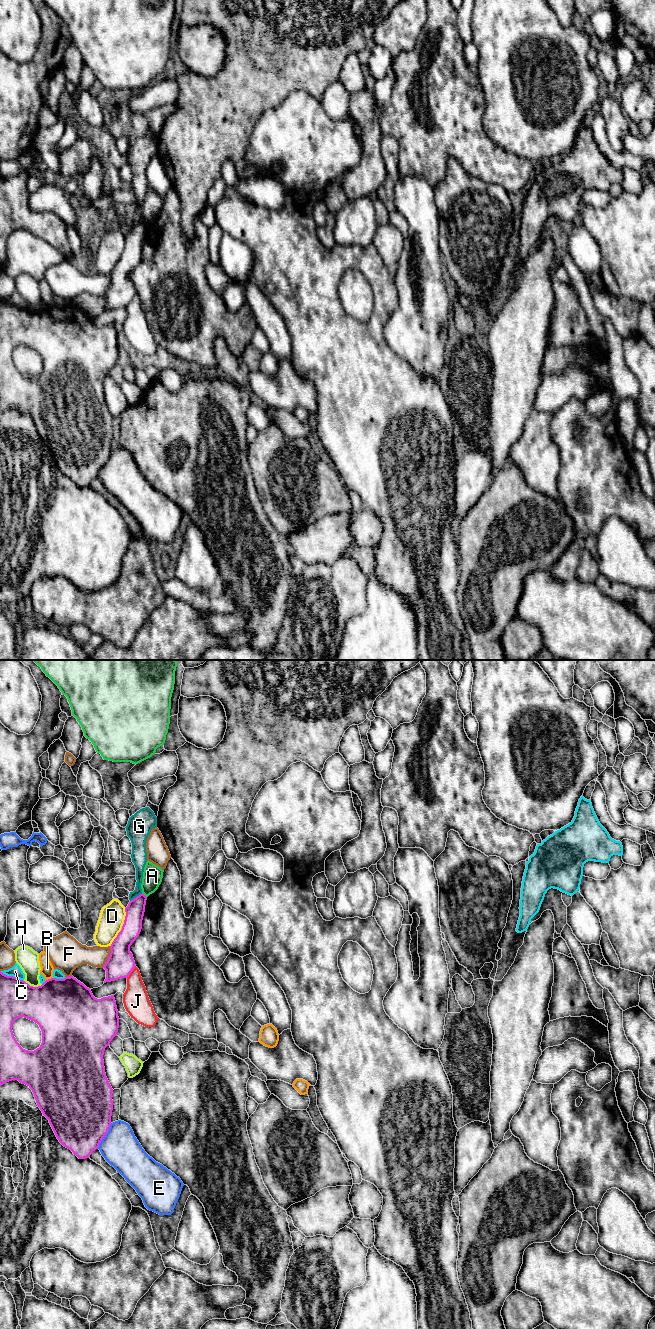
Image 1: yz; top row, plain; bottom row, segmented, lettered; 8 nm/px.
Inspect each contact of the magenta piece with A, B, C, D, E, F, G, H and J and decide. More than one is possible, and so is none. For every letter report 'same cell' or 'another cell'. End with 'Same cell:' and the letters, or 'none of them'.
A: another cell
B: another cell
C: another cell
D: another cell
E: another cell
F: another cell
G: another cell
H: another cell
J: another cell
Same cell: none of them

